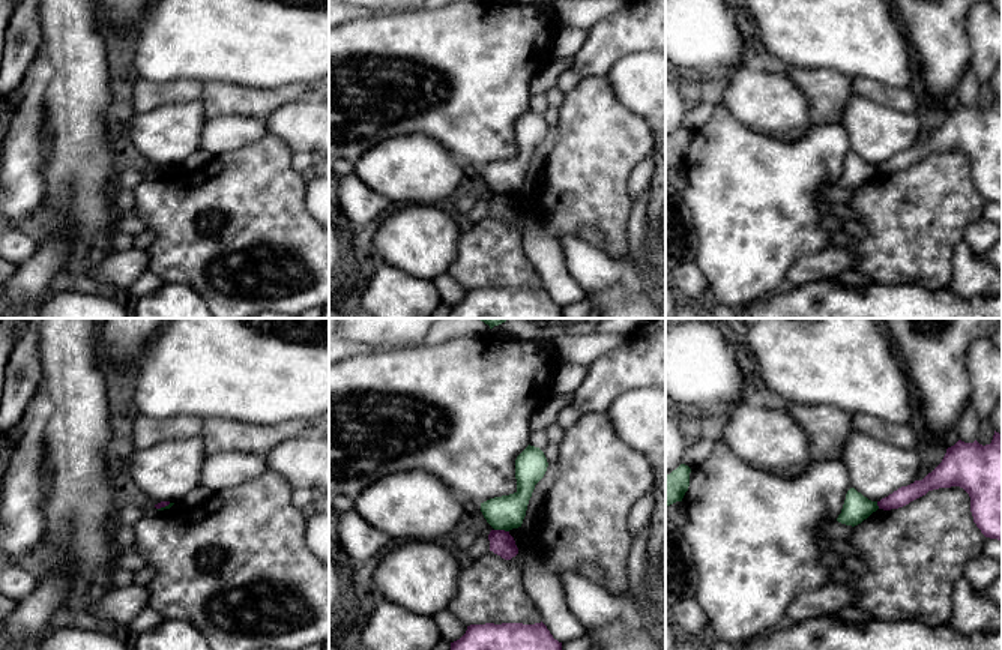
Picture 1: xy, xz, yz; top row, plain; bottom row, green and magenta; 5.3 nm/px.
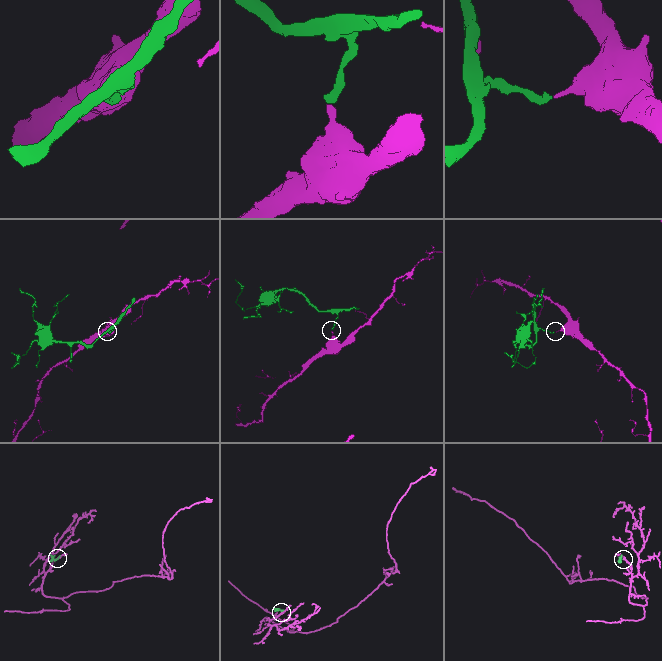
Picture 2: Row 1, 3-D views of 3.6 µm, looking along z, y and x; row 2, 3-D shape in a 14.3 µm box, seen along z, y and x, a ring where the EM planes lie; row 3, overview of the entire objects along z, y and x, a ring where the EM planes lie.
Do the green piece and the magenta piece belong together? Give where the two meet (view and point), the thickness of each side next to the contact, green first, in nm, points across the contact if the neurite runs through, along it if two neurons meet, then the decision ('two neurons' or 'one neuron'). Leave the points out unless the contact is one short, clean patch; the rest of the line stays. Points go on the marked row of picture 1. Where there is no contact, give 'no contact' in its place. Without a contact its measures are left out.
xz (502, 529) | 190/130 nm | along xz (494, 529), (508, 532) | two neurons

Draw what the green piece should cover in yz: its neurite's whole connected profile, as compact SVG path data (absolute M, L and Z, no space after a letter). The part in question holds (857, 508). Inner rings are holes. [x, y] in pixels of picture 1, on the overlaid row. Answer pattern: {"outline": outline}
{"outline": "M850 488L846 494L846 500L837 521L855 527L877 509L877 501L871 501L855 488Z"}

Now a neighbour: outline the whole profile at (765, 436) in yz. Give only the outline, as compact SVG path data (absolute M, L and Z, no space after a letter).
M742 399L721 420L718 438L754 468L795 477L814 462L804 428L780 405Z

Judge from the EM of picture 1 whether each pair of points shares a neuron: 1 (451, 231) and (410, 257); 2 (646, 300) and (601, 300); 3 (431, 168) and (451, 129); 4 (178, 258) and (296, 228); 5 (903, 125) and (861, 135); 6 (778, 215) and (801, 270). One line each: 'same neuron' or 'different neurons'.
1: same neuron
2: same neuron
3: different neurons
4: same neuron
5: same neuron
6: different neurons

